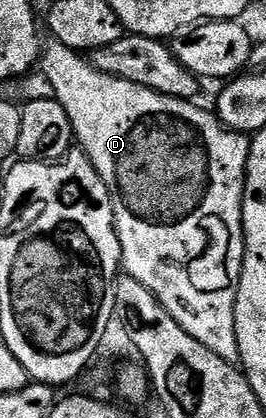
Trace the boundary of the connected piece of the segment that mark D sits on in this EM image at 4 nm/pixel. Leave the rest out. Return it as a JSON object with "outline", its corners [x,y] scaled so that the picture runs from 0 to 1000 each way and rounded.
{"outline":[[[184,89],[162,103],[158,127],[143,141],[143,167],[165,177],[120,172],[71,194],[79,199],[68,206],[68,225],[86,237],[79,242],[94,246],[207,234],[233,249],[233,258],[248,258],[248,278],[263,278],[271,318],[297,356],[331,376],[338,392],[353,392],[368,421],[383,421],[383,431],[421,471],[462,653],[519,670],[519,679],[549,679],[549,689],[564,689],[564,699],[579,699],[579,708],[602,720],[609,737],[624,737],[624,746],[639,746],[639,756],[654,756],[654,766],[669,766],[669,775],[684,775],[684,785],[699,785],[699,794],[714,794],[714,804],[729,804],[729,813],[744,813],[744,823],[774,823],[774,833],[789,833],[789,842],[835,852],[835,861],[876,871],[898,868],[902,835],[880,785],[880,727],[895,708],[902,653],[917,639],[917,421],[932,402],[936,323],[861,311],[857,304],[827,294],[823,282],[793,261],[763,263],[759,256],[733,254],[741,249],[733,242],[643,234],[620,225],[579,220],[564,211],[534,211],[489,191],[459,191],[444,182],[414,182],[398,172],[376,172],[368,163],[346,158],[342,146],[312,127],[267,120],[248,105],[233,105],[203,89]]]}

